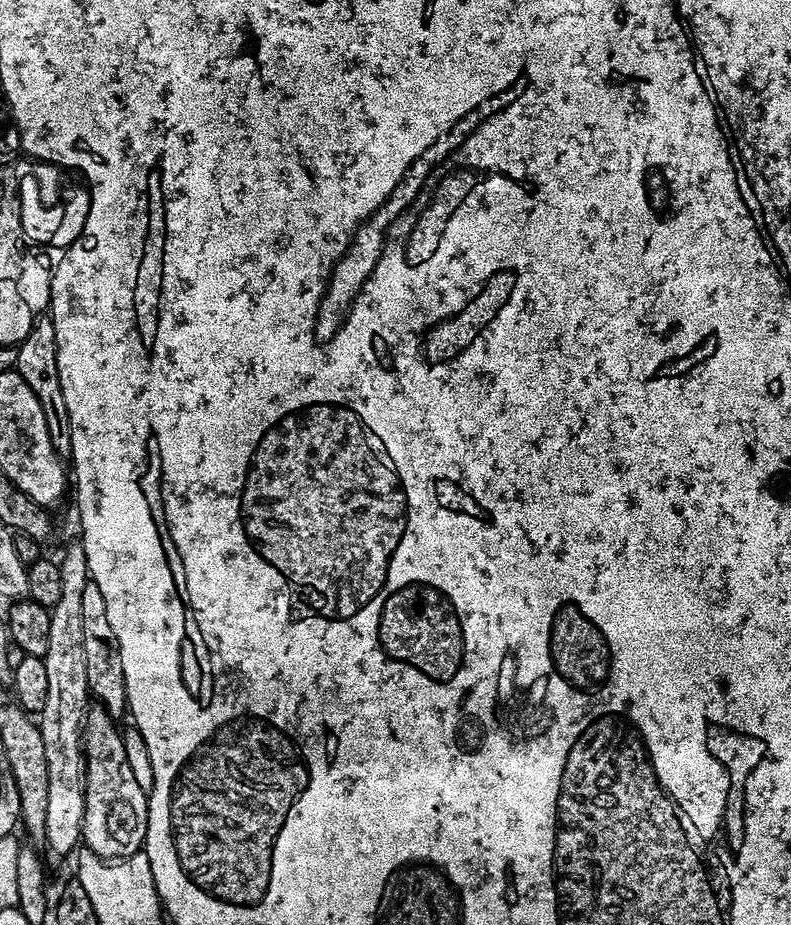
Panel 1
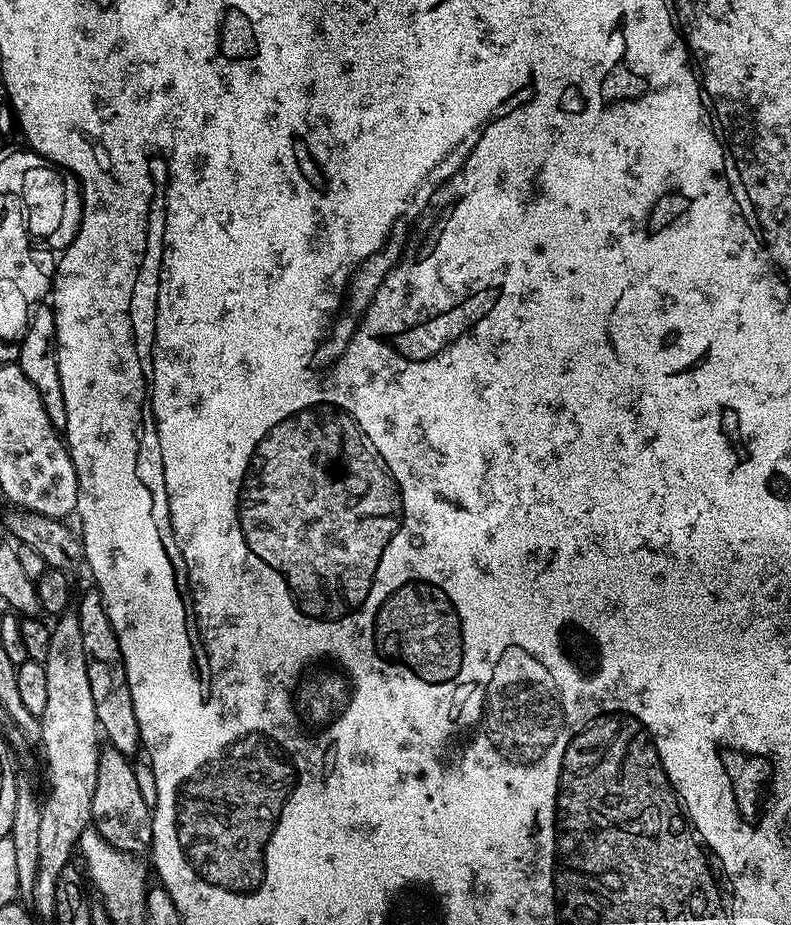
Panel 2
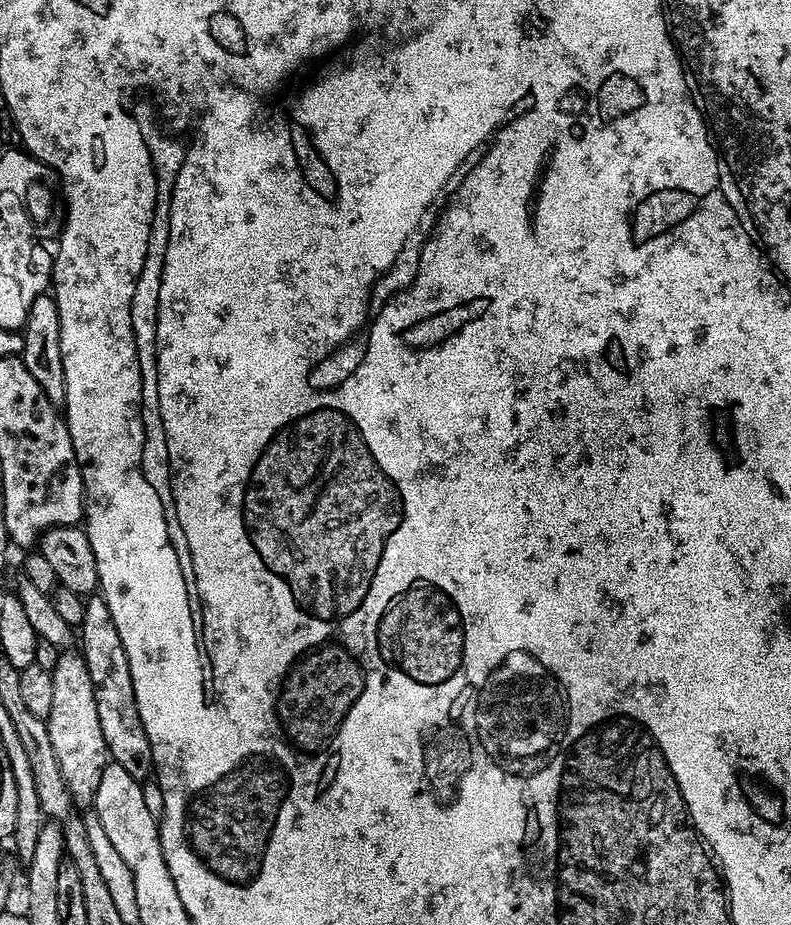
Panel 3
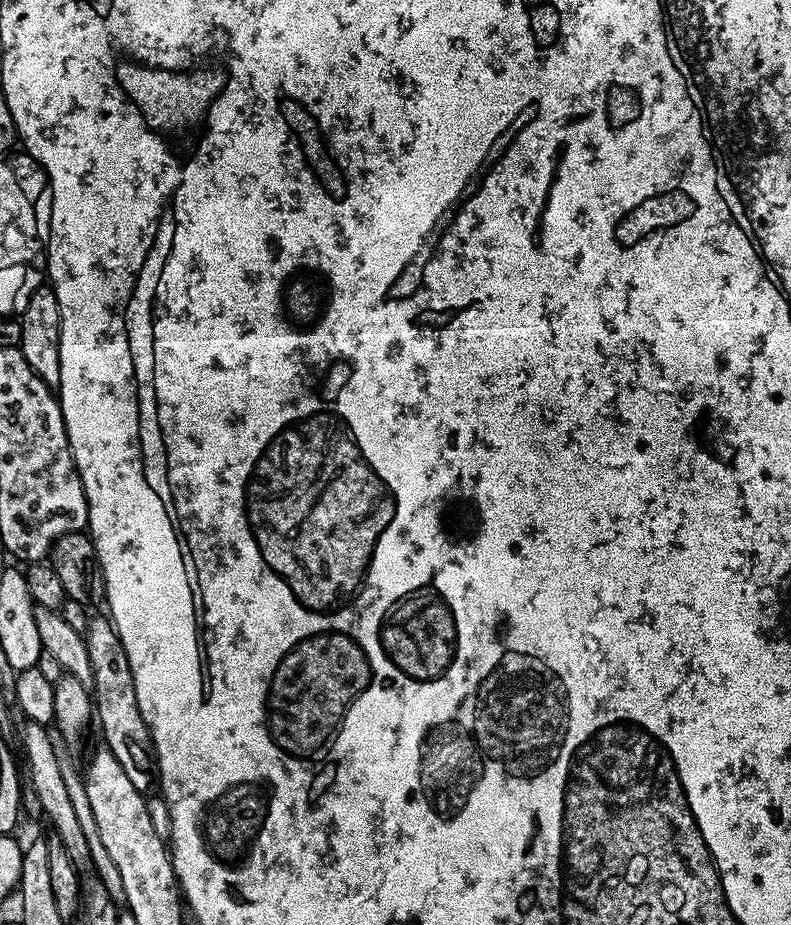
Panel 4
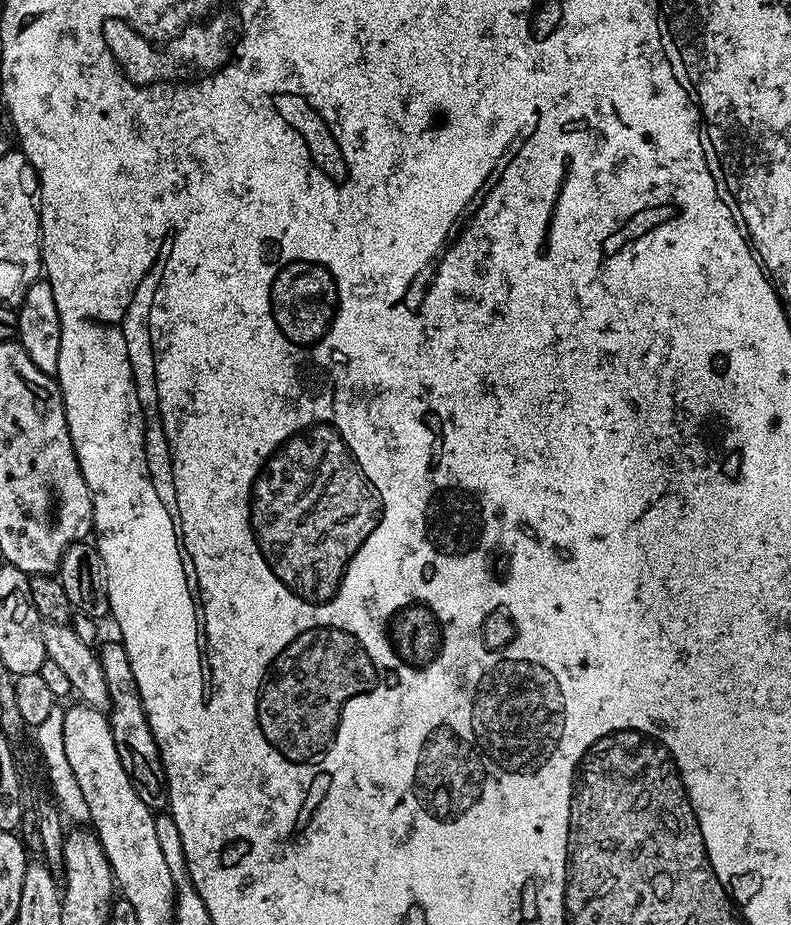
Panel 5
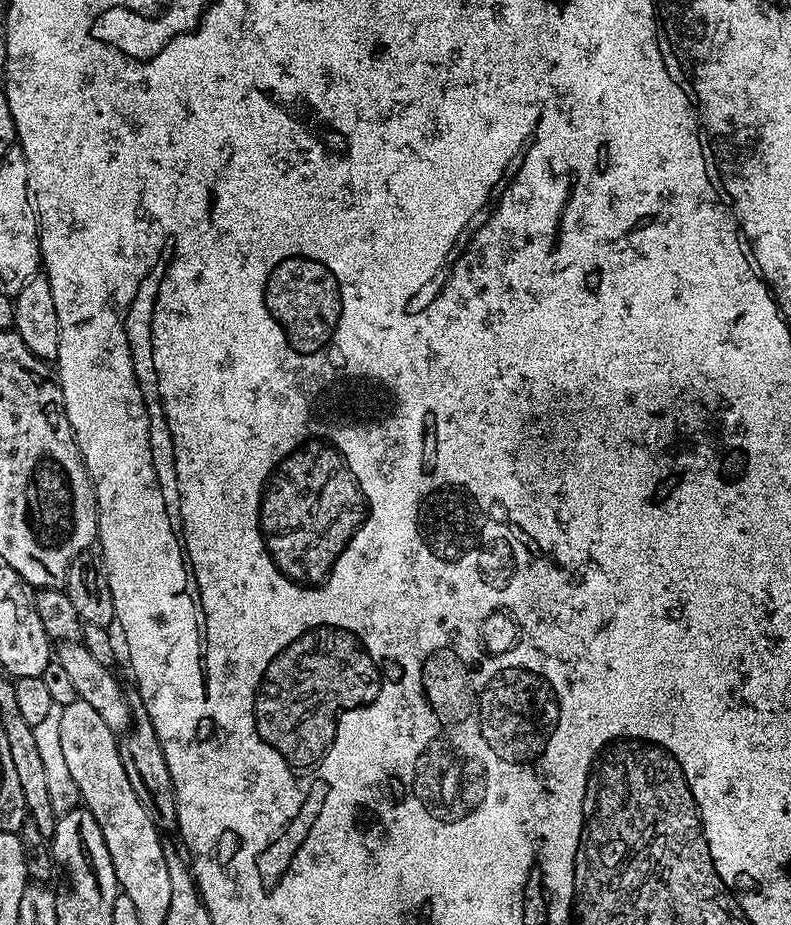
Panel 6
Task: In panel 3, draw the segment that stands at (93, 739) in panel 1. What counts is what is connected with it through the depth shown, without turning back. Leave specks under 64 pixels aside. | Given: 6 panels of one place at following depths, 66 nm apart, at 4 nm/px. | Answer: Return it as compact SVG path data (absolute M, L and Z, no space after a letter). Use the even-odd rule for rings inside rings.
M108 763L102 770L102 782L98 782L94 810L102 822L114 850L122 854L122 862L130 866L134 876L134 890L142 902L175 897L176 887L168 873L168 867L160 845L160 826L157 817L146 810L146 798L142 798L141 781L135 780L122 766Z

